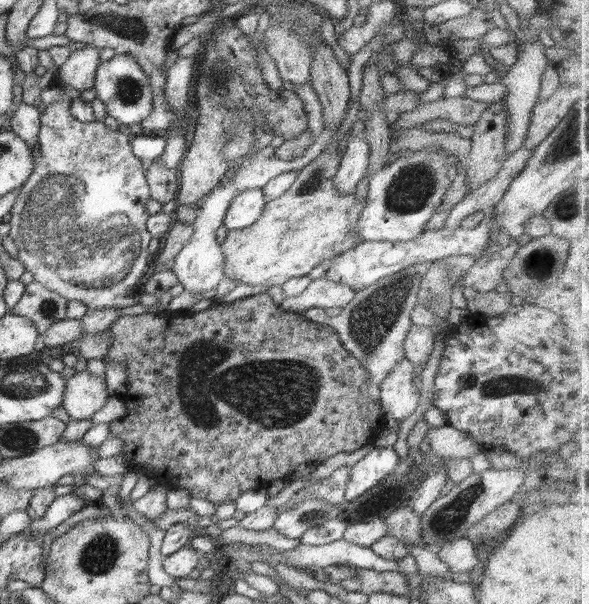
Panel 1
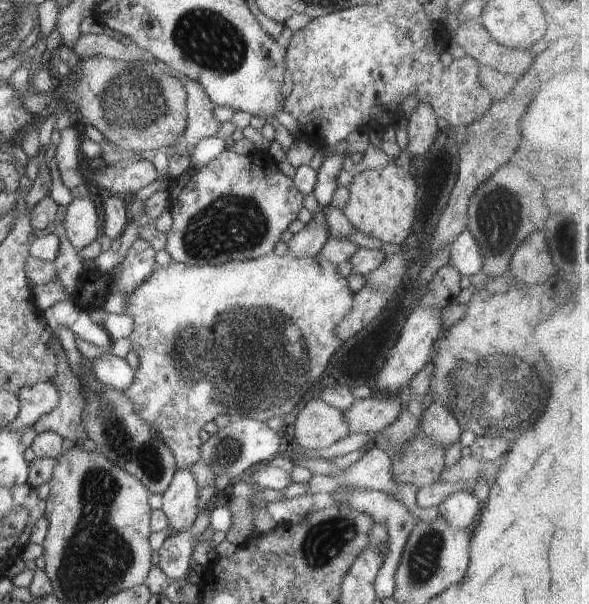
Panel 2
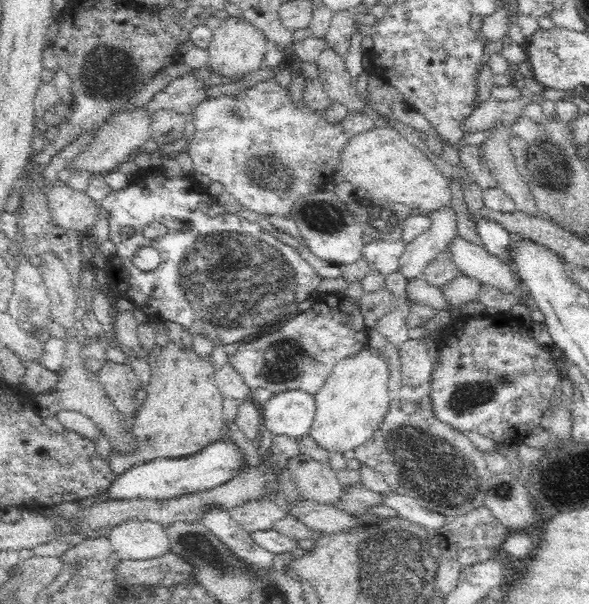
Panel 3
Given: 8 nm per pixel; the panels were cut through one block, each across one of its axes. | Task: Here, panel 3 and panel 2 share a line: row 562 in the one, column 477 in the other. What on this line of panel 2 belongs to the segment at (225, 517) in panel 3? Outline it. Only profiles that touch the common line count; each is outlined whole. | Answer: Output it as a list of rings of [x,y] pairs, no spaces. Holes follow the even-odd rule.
[[[468,229],[462,231],[451,244],[449,266],[457,270],[464,281],[482,270],[483,258],[479,246]]]

